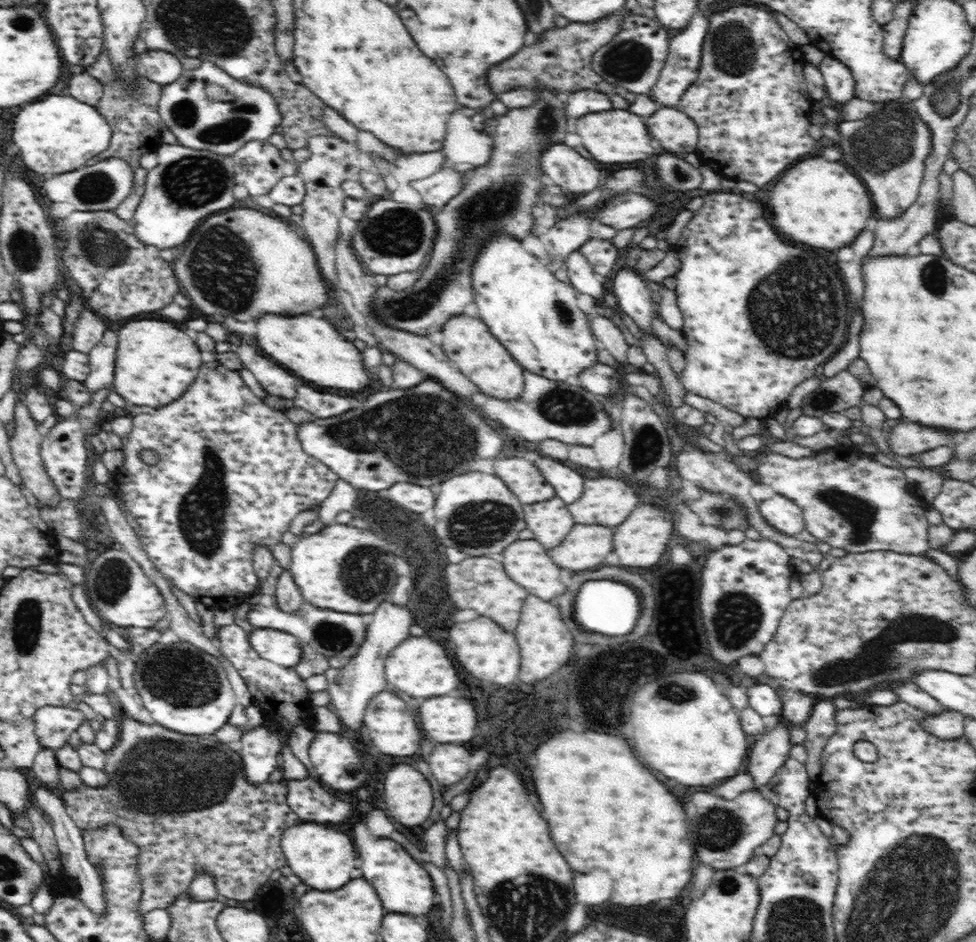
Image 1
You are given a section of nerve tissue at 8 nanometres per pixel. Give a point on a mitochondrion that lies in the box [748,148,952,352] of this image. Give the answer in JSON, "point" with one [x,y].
{"point":[934,277]}

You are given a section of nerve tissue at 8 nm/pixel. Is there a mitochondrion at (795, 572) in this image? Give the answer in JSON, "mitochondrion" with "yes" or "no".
{"mitochondrion":"no"}

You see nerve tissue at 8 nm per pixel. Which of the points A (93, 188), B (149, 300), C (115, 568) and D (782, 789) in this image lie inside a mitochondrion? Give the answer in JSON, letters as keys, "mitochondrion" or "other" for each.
{"A":"mitochondrion","B":"other","C":"mitochondrion","D":"other"}

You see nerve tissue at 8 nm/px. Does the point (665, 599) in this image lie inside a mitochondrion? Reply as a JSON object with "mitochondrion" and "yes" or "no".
{"mitochondrion":"no"}

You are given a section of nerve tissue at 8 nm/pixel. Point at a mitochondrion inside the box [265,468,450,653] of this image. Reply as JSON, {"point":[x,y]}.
{"point":[361,571]}

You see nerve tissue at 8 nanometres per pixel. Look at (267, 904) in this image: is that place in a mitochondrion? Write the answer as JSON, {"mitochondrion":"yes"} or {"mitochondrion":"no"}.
{"mitochondrion":"no"}

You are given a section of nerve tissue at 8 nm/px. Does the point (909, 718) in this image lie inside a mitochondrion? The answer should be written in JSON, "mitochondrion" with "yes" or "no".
{"mitochondrion":"no"}

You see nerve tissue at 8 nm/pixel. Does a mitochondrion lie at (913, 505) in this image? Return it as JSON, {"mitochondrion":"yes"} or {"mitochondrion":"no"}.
{"mitochondrion":"no"}

